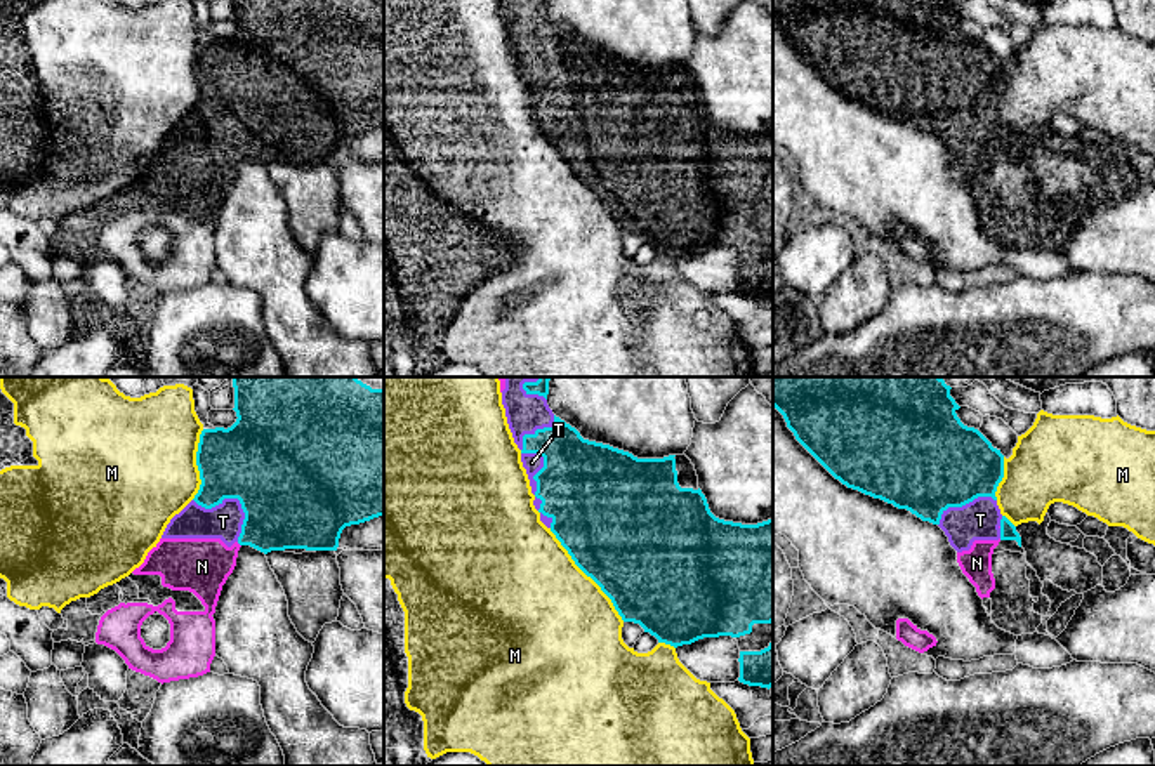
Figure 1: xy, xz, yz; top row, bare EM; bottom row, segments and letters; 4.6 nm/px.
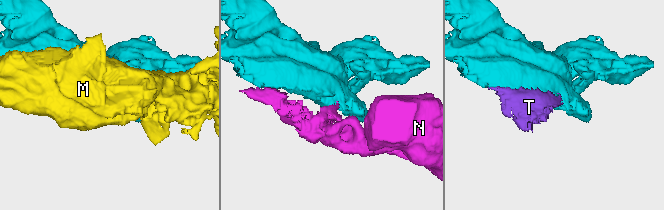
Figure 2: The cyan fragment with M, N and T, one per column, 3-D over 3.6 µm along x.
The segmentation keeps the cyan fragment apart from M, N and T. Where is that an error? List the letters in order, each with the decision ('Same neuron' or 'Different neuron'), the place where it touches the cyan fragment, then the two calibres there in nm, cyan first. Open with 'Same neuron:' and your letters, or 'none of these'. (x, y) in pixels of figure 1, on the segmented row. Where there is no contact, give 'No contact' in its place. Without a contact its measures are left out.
Same neuron: T
M: Different neuron. Touches cyan at xz (587, 575). Thickness 500 nm (cyan) against 500 nm
N: Different neuron. No contact
T: Same neuron. Touches cyan at xz (542, 455). Thickness 420 nm (cyan) against 90 nm

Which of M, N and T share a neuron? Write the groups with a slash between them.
M / N / T

